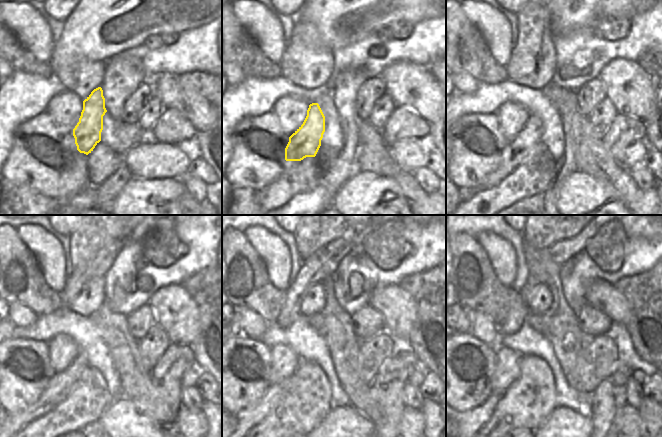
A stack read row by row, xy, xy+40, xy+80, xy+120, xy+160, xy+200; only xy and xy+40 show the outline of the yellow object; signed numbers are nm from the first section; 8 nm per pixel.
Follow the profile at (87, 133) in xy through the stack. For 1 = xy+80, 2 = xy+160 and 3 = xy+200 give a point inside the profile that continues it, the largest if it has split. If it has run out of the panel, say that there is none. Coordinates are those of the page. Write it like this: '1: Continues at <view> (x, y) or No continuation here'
1: Continues at xy+80 (528, 140)
2: Continues at xy+160 (250, 417)
3: Continues at xy+200 (475, 418).

